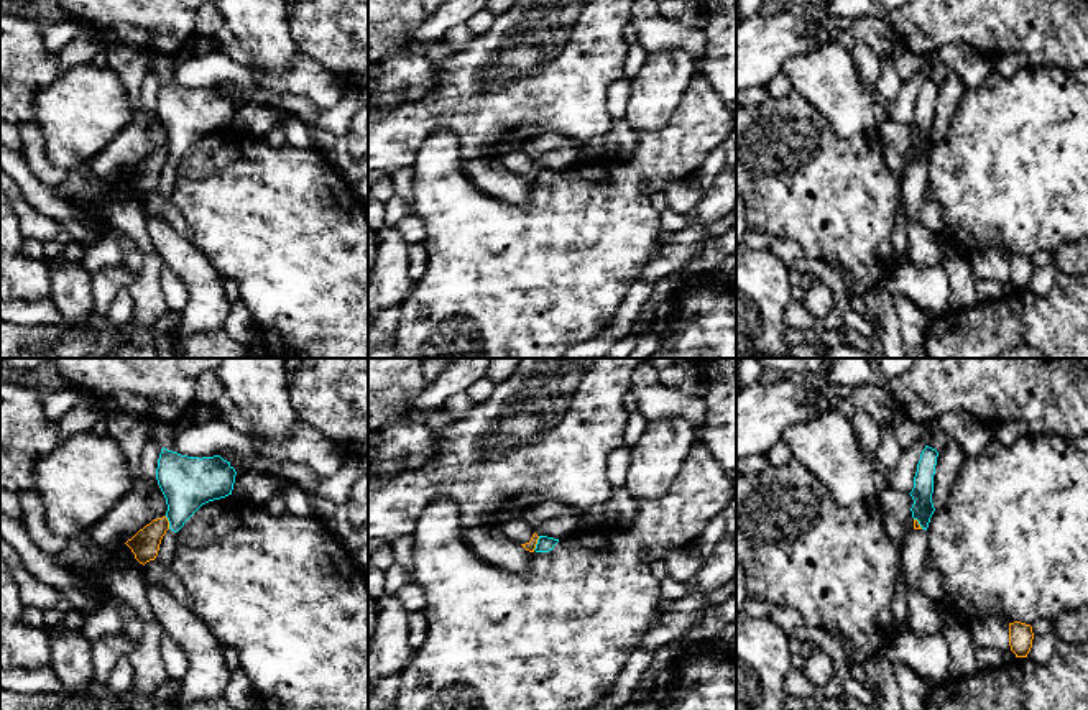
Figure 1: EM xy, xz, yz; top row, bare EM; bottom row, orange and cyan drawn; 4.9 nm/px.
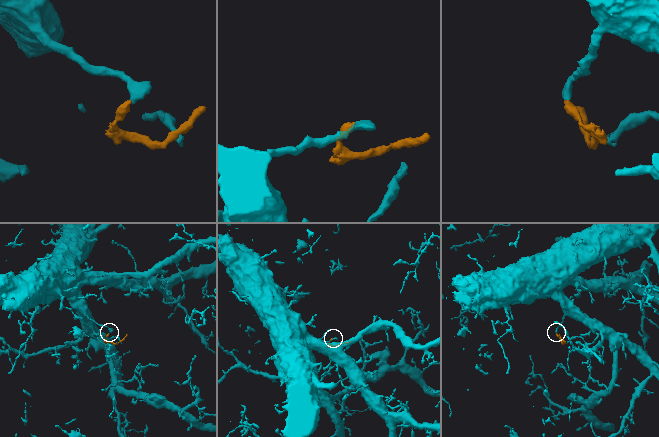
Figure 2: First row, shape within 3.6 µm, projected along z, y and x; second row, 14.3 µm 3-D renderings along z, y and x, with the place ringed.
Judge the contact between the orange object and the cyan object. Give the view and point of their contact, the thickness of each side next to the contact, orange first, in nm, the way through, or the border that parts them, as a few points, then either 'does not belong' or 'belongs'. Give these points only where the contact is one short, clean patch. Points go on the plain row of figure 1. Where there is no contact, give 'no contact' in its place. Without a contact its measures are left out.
contact xz (536, 175); calibres 50 and 80 nm; border xz (539, 168), (533, 181); does not belong

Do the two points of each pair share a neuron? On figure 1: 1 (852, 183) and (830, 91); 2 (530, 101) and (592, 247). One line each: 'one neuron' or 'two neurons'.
1: two neurons
2: two neurons

